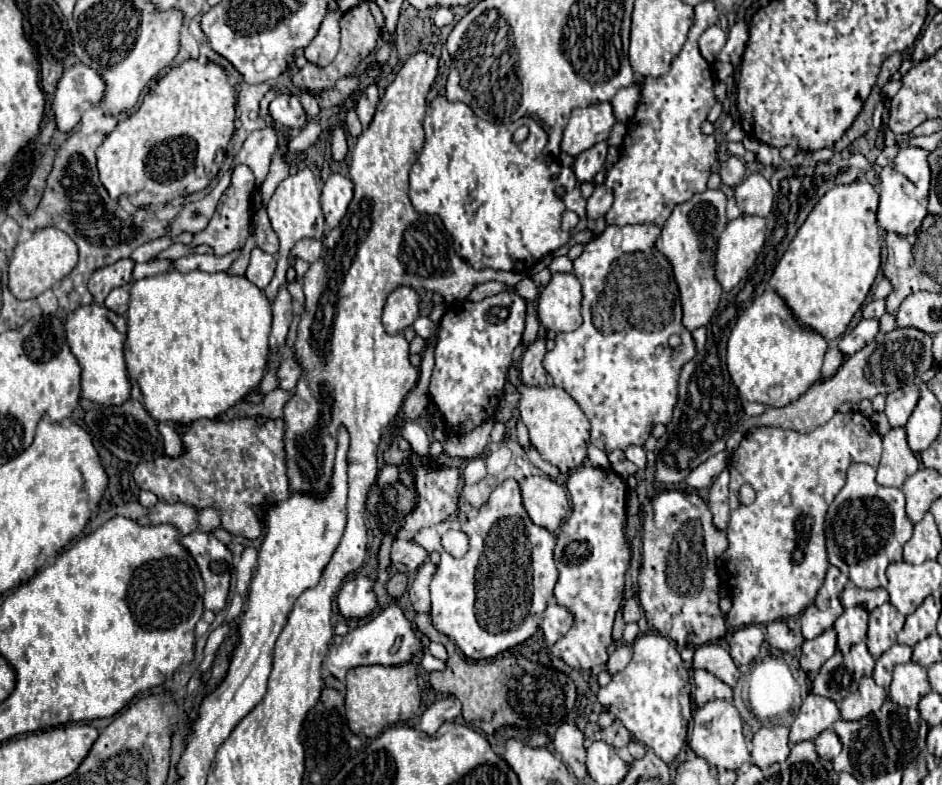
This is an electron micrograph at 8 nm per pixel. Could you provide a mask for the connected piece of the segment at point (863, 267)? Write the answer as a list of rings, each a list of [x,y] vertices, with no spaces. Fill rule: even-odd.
[[[859,179],[851,185],[833,187],[823,195],[823,199],[813,207],[811,215],[803,223],[803,227],[797,231],[795,239],[791,241],[789,249],[777,263],[773,277],[769,281],[769,287],[785,301],[785,305],[791,309],[793,317],[799,321],[801,327],[807,327],[819,335],[823,335],[827,341],[839,339],[853,315],[863,305],[881,265],[881,236],[877,225],[877,203],[879,195],[871,183],[865,179]]]

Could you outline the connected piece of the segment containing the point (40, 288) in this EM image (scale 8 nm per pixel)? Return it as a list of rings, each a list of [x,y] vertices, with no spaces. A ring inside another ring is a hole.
[[[45,227],[33,233],[31,239],[19,243],[9,263],[9,287],[17,299],[33,299],[67,277],[77,265],[77,247],[69,235],[55,227]]]

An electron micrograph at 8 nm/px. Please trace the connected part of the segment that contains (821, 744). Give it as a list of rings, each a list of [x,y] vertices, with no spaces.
[[[823,731],[817,739],[815,739],[815,745],[817,745],[817,753],[823,757],[823,759],[835,759],[839,753],[841,753],[841,749],[843,749],[843,745],[841,745],[841,741],[839,741],[839,737],[835,735],[835,731]]]

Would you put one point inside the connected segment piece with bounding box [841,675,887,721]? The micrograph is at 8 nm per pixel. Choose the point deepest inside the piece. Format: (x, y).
(869, 697)

